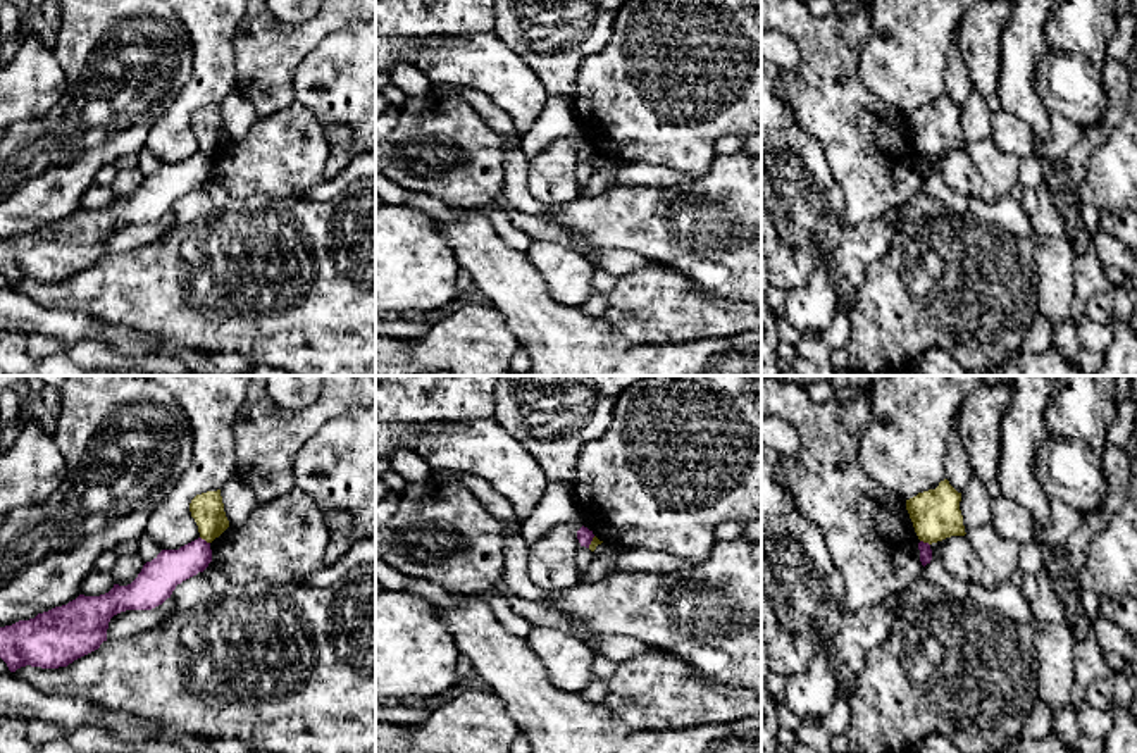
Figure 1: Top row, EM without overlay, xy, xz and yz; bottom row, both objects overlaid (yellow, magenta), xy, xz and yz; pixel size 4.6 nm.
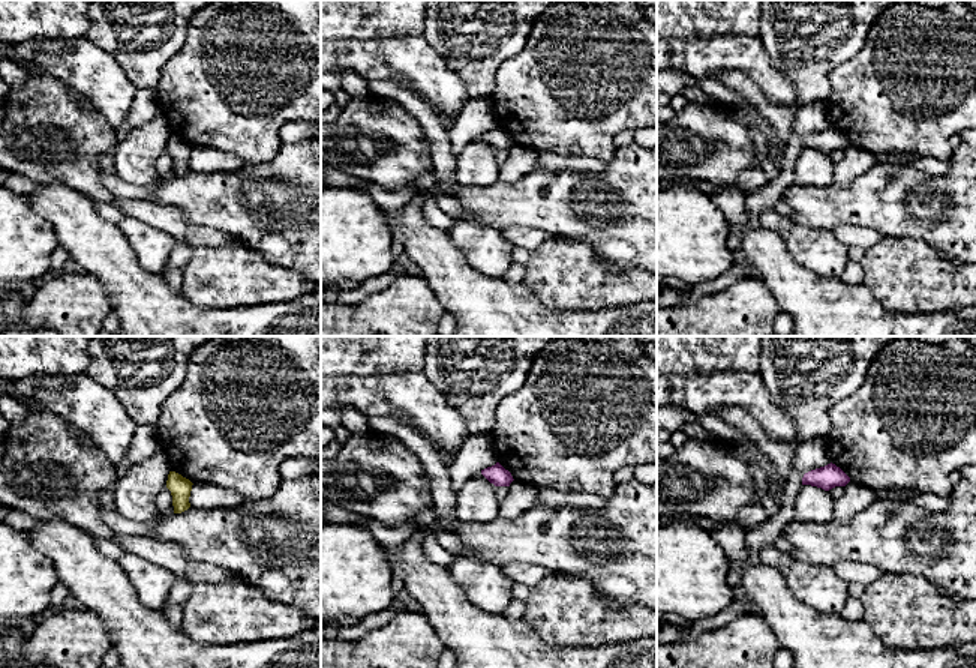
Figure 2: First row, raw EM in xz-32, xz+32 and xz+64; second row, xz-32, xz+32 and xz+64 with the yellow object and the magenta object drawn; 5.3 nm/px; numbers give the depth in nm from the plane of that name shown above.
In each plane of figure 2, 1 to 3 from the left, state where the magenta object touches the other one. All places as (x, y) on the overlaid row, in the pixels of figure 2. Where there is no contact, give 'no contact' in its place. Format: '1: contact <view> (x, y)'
1: no contact
2: no contact
3: no contact

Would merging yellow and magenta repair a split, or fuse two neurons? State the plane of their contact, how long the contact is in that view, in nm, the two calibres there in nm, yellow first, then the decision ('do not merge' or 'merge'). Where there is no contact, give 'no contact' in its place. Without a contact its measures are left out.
meets yellow in xy; contact 60 nm long; 160 nm thick on the yellow side, 170 nm on the other; do not merge

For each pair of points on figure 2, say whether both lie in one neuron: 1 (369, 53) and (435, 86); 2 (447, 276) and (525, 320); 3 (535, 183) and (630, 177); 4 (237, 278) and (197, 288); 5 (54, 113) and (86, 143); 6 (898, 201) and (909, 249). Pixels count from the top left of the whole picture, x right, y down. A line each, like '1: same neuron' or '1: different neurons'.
1: same neuron
2: same neuron
3: same neuron
4: same neuron
5: same neuron
6: different neurons

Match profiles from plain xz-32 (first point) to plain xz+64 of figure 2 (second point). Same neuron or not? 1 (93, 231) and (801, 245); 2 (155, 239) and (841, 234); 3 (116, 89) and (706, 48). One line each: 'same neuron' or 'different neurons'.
1: different neurons
2: different neurons
3: same neuron

